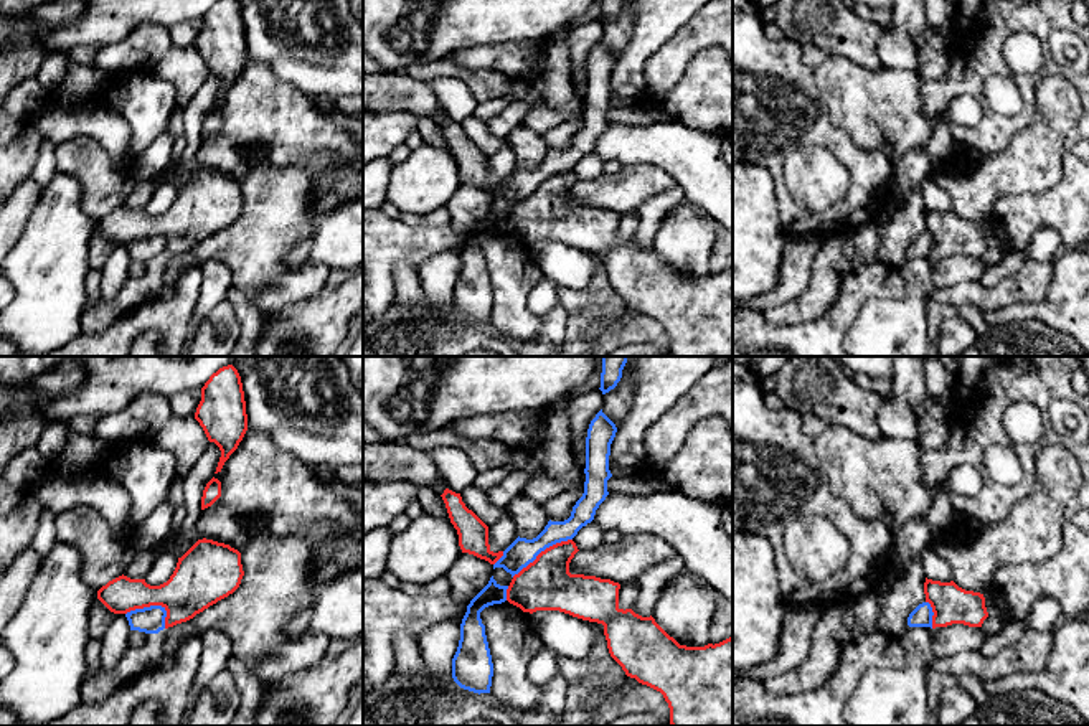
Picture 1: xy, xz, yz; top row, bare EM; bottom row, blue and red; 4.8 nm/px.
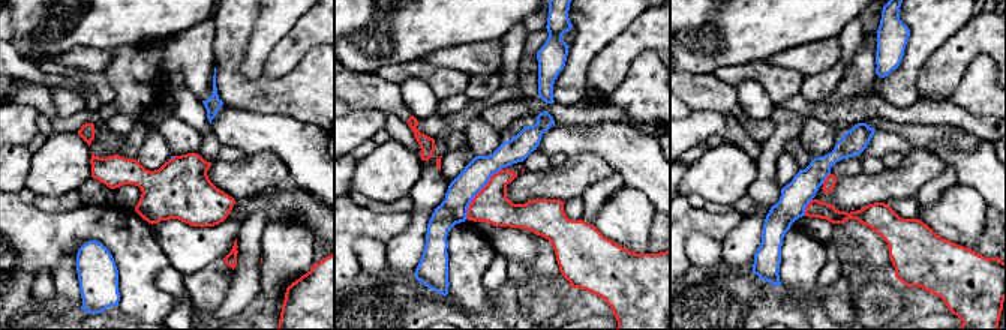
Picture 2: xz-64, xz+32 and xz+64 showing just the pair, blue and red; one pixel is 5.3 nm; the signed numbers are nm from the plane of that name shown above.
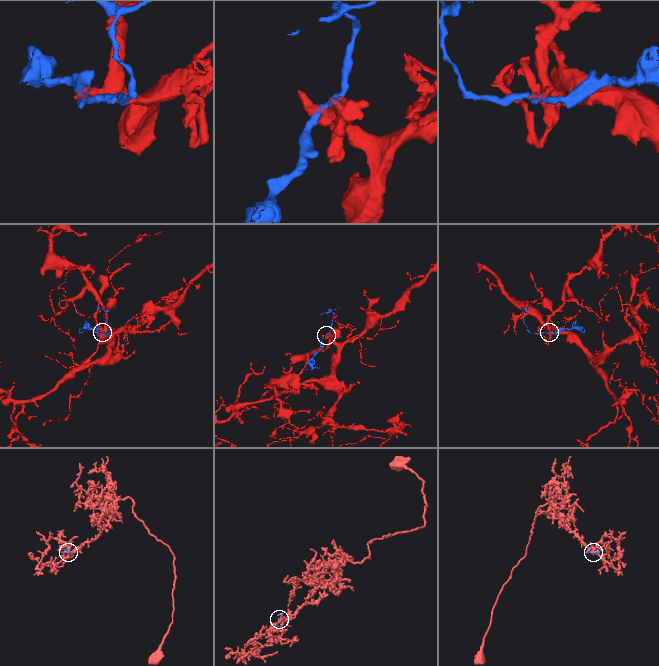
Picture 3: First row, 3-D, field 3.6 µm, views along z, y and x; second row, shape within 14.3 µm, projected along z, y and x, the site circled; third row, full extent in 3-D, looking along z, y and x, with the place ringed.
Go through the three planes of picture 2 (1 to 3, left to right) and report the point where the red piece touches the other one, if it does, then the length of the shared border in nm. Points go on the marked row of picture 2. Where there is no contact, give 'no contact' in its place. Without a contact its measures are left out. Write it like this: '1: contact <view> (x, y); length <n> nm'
1: contact xz-64 (173, 156); length 40 nm
2: contact xz+32 (479, 191); length 320 nm
3: contact xz+64 (805, 207); length 100 nm

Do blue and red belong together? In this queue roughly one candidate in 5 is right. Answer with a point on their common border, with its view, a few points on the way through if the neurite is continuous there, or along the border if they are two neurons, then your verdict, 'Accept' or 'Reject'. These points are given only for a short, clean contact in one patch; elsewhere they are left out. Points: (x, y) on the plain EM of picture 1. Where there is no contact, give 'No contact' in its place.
Touches blue at xz (542, 180). Reject

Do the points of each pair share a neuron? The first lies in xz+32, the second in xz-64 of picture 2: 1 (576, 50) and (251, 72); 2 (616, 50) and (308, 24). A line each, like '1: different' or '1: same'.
1: same
2: same

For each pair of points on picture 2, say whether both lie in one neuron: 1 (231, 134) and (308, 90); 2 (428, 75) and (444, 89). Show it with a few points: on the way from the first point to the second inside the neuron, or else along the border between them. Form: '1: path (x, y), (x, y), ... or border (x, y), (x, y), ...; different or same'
1: border (231, 105), (254, 113), (281, 113), (300, 122); different
2: path (432, 77), (440, 84); same

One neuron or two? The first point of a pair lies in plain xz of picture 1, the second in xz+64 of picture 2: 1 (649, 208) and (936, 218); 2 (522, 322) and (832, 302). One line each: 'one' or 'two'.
1: two
2: two

